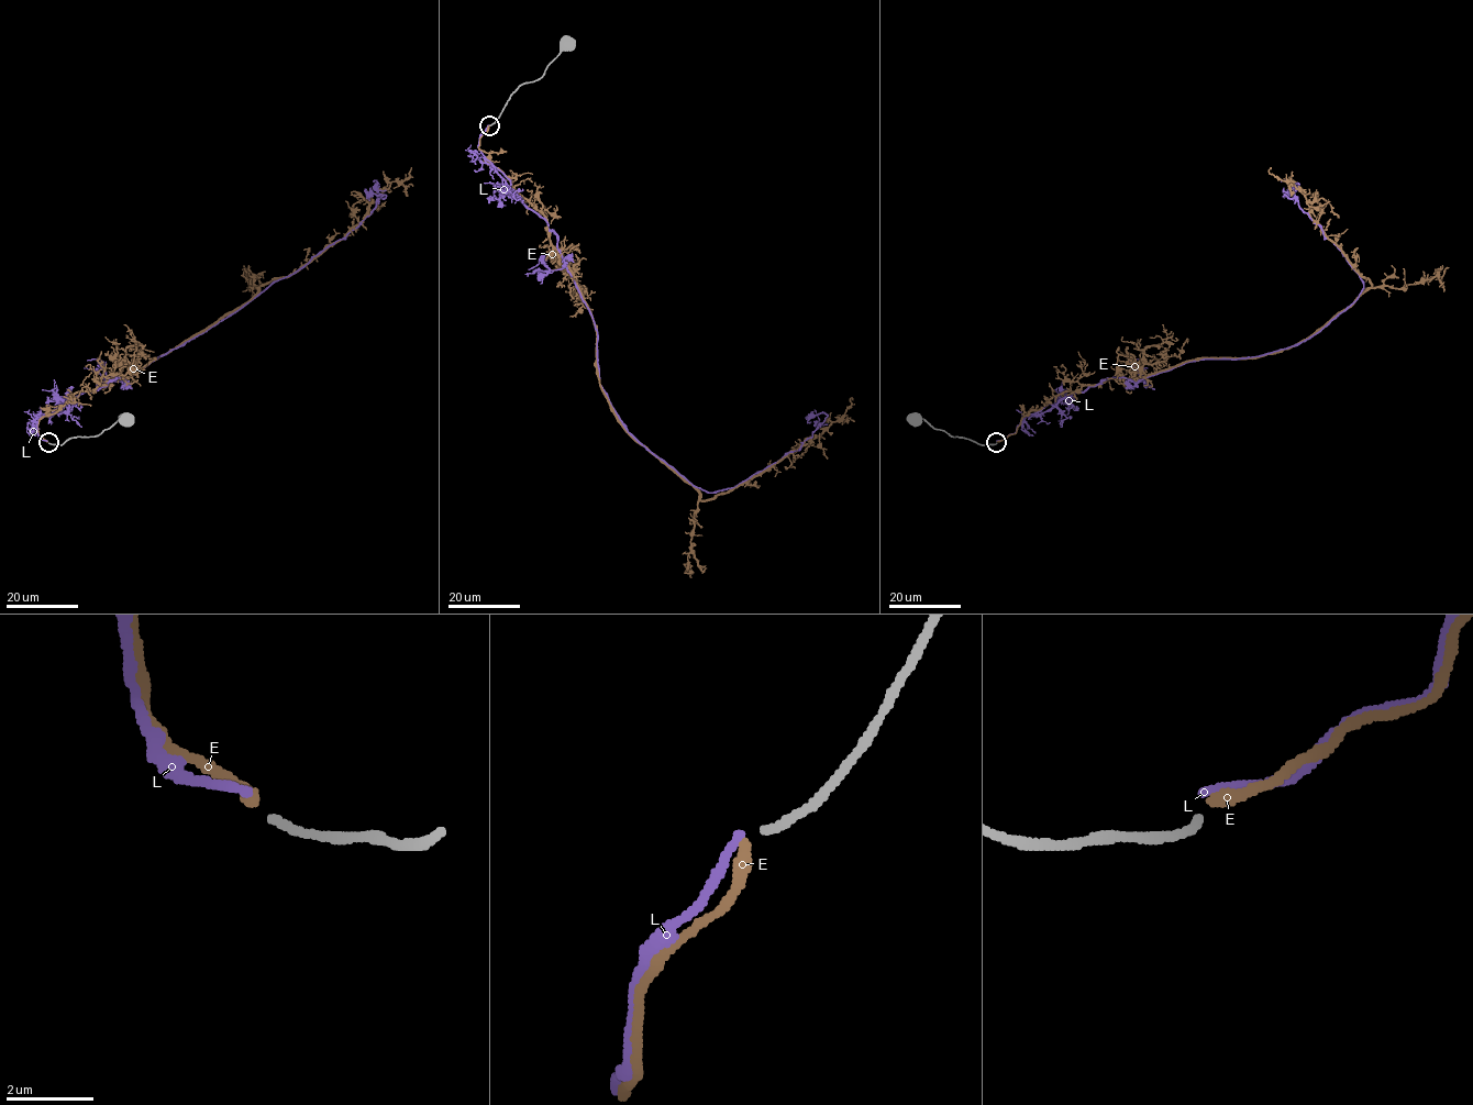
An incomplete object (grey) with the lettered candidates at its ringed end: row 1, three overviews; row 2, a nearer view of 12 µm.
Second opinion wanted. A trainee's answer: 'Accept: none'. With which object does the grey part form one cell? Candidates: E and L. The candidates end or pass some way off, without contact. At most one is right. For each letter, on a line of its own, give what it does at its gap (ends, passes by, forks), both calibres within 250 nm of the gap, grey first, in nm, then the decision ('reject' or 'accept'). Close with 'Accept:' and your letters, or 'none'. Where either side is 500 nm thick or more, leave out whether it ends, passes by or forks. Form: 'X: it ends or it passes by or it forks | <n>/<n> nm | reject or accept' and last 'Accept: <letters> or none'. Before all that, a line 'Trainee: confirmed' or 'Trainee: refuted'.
Trainee: refuted
E: it ends | 200/280 nm | accept
L: it ends | 200/190 nm | reject
Accept: E

